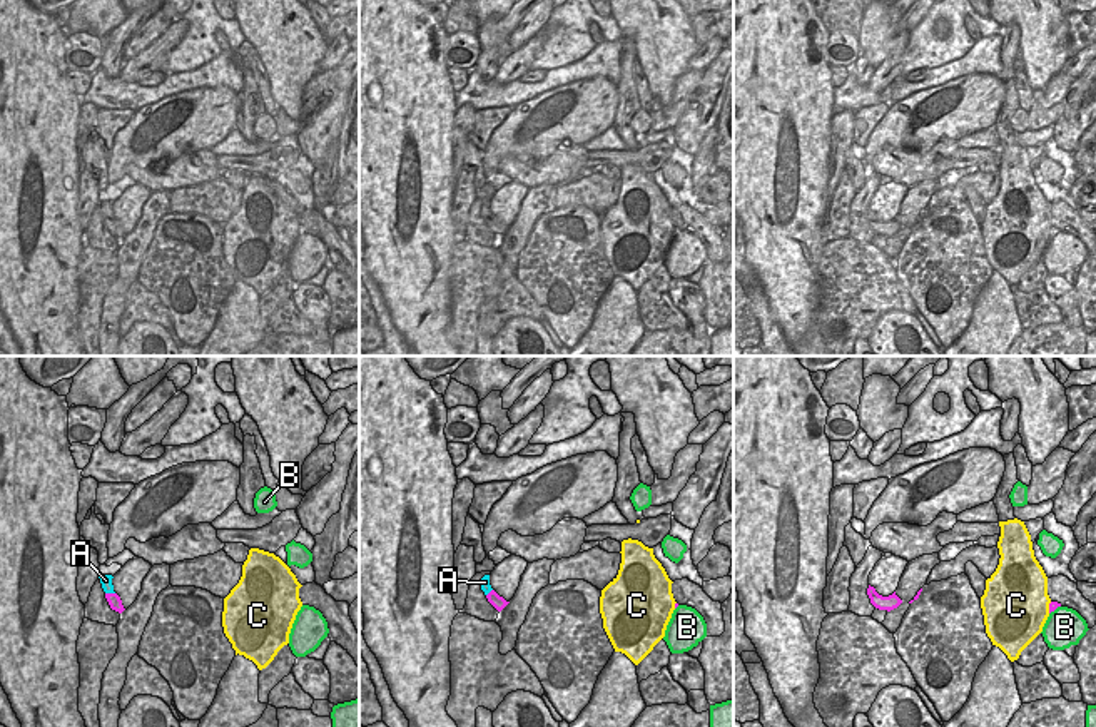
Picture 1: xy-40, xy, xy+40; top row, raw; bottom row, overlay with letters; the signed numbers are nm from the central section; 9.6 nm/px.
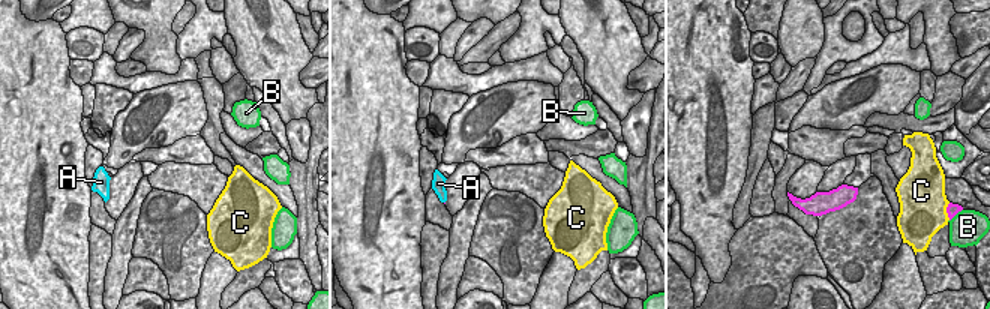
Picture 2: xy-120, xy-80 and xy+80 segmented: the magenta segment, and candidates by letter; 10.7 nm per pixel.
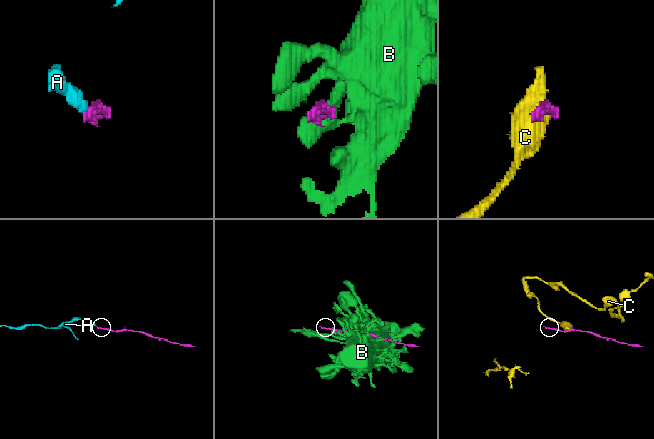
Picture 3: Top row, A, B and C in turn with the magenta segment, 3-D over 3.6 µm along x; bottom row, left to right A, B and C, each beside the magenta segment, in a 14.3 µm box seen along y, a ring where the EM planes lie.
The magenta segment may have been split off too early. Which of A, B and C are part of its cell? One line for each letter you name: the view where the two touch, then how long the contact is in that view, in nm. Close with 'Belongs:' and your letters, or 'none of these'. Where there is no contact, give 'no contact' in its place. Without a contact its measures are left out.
A: meets magenta in xy-40; contact 100 nm long
Belongs: A

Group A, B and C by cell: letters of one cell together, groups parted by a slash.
A / B / C

